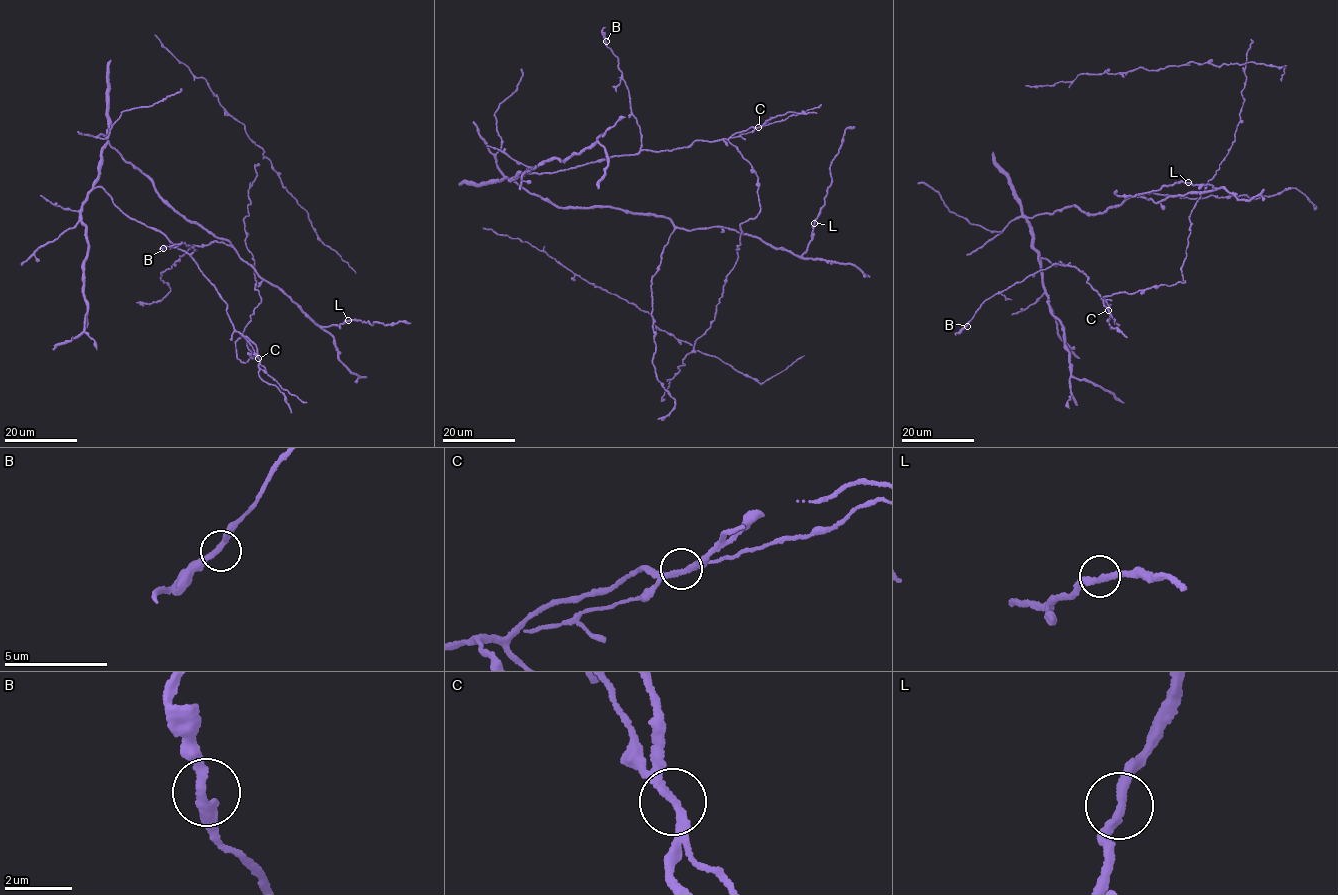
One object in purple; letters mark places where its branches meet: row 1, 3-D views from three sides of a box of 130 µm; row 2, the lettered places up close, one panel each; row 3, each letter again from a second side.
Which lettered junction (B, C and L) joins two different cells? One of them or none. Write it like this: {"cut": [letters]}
{"cut": ["C"]}

